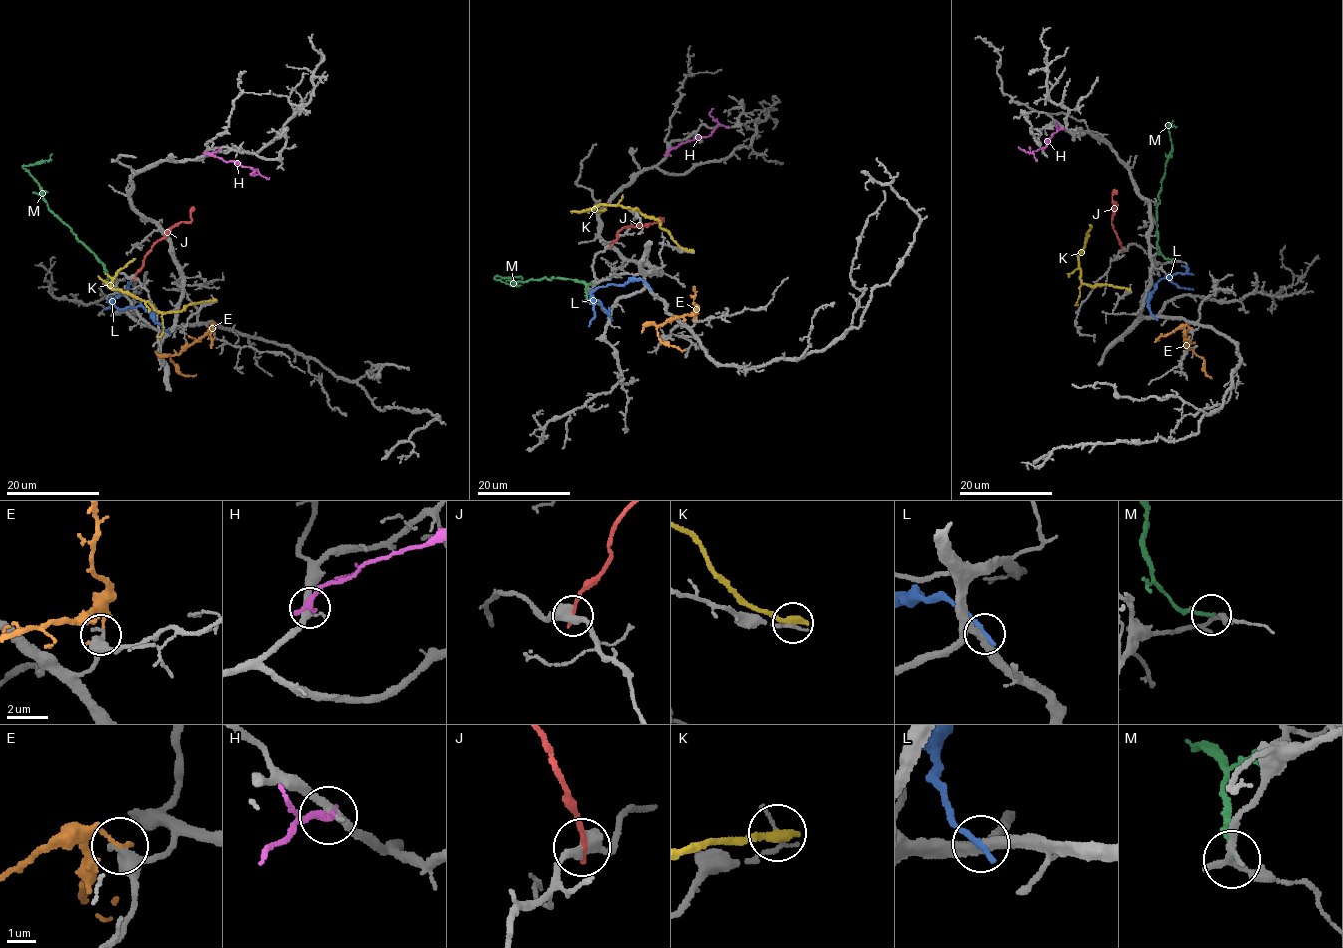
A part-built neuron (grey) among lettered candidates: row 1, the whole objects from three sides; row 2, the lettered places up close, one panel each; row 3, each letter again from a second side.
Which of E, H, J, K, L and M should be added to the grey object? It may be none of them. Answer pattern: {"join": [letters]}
{"join": []}

